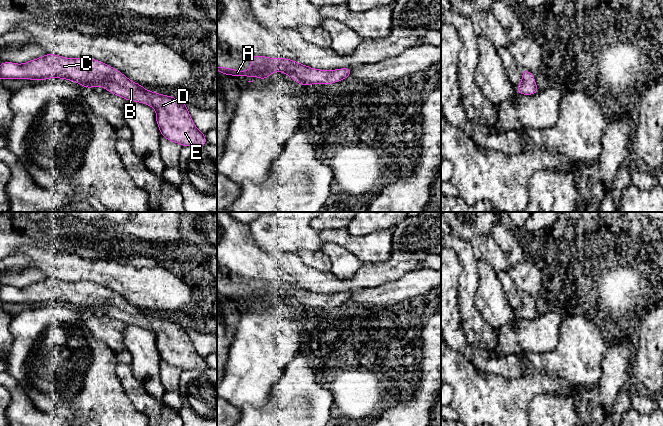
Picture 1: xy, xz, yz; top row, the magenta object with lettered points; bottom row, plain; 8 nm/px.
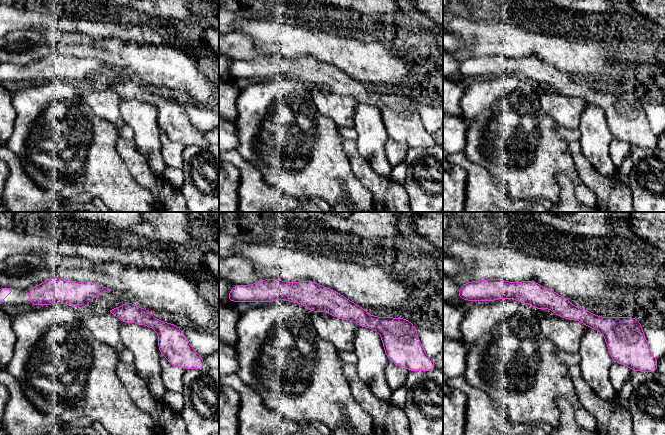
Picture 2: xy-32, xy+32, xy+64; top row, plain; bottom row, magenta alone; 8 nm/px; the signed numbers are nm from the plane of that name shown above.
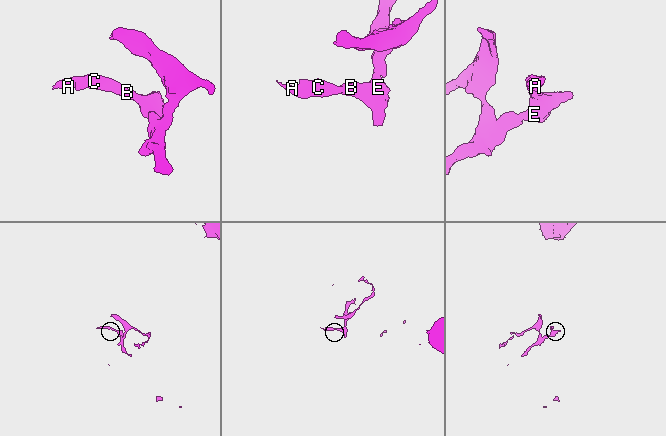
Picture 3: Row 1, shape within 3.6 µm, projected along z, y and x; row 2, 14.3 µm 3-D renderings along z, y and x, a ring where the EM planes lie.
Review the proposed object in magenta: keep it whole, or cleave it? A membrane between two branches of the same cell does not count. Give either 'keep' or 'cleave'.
keep

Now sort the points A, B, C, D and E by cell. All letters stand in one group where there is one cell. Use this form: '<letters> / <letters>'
A B C D E

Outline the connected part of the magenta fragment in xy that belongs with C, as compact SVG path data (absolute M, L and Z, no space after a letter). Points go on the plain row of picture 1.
M47 277L42 281L30 284L23 288L9 285L0 287L0 304L22 302L42 305L49 302L67 303L82 309L86 313L101 310L103 313L122 321L127 325L139 326L153 331L156 336L156 347L160 357L170 366L178 367L183 371L205 370L208 368L204 356L198 354L193 346L187 333L187 328L184 328L172 320L146 314L142 309L131 305L114 291L96 283L90 281L66 282L56 278Z

